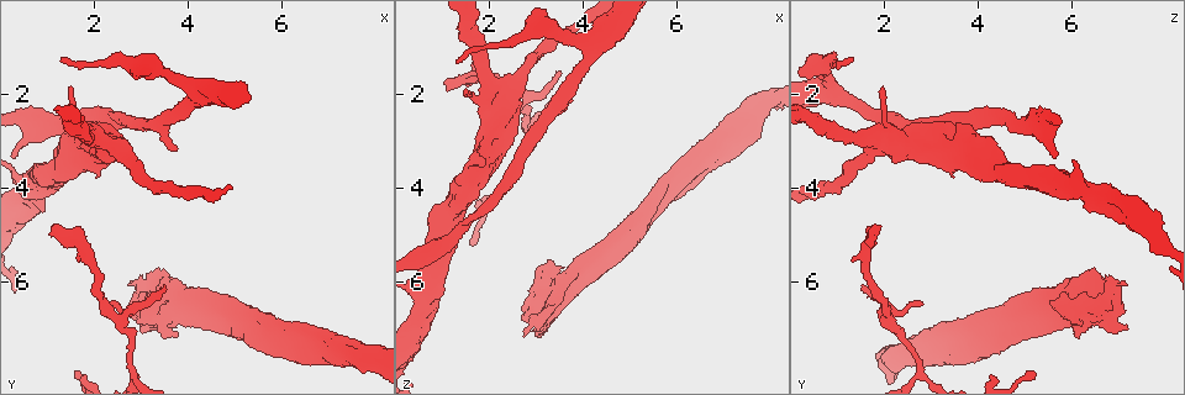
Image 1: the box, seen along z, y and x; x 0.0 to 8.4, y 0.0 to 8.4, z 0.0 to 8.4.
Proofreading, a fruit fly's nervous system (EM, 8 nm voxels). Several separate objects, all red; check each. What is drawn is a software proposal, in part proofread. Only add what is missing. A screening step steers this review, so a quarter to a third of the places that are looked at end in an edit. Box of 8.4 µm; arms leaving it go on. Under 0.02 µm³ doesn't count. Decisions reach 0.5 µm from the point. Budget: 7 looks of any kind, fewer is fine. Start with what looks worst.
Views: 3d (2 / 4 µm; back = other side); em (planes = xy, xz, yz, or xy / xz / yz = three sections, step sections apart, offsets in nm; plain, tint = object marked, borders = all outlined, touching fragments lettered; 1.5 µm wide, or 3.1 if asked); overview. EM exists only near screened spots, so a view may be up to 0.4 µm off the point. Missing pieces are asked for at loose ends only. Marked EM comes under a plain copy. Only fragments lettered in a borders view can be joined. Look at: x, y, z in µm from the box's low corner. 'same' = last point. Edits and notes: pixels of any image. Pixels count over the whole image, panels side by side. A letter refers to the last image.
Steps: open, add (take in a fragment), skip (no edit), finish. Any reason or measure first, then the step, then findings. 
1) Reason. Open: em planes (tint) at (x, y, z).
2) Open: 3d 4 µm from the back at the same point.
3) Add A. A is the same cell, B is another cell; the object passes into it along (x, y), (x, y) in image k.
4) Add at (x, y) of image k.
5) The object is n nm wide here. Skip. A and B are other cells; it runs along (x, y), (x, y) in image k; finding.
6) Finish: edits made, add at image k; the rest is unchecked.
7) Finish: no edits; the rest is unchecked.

Free end. Open: em yz step 4 (tint) at (1.10, 4.75, 2.00).

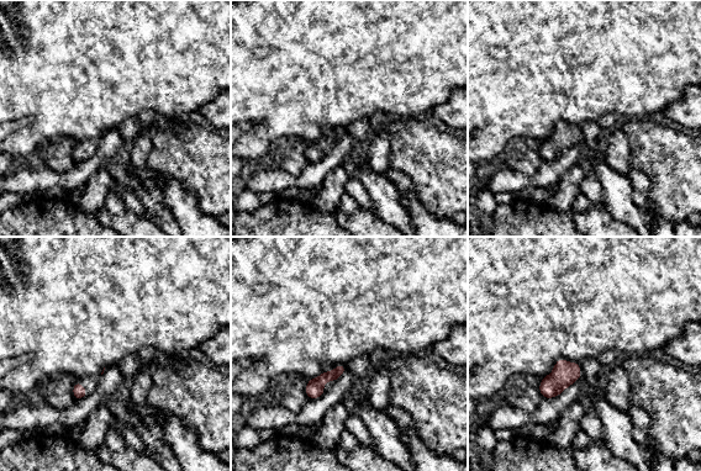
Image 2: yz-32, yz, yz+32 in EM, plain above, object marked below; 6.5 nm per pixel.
Open: em planes (borders) at the same point.

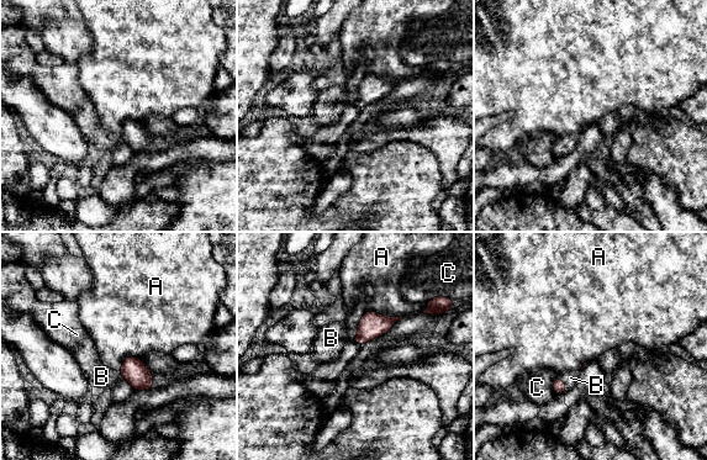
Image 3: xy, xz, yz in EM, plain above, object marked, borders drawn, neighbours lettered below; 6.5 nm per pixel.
Add B. B is the same cell, A and C are other cells; the object passes into it along (559, 386), (564, 382), (570, 377) in image 3; it goes on there.

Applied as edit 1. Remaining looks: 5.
Thick end. Open: 3d 4 µm at (3.65, 7.20, 6.15).

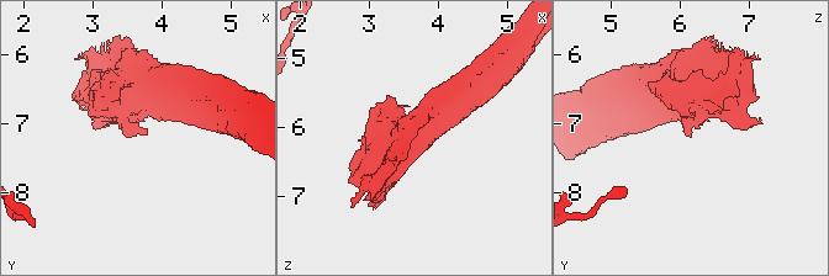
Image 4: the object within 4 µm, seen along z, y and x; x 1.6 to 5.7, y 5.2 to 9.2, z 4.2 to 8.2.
Now the EM. Open: em xz step 4 (tint) at (3.60, 7.20, 6.10).

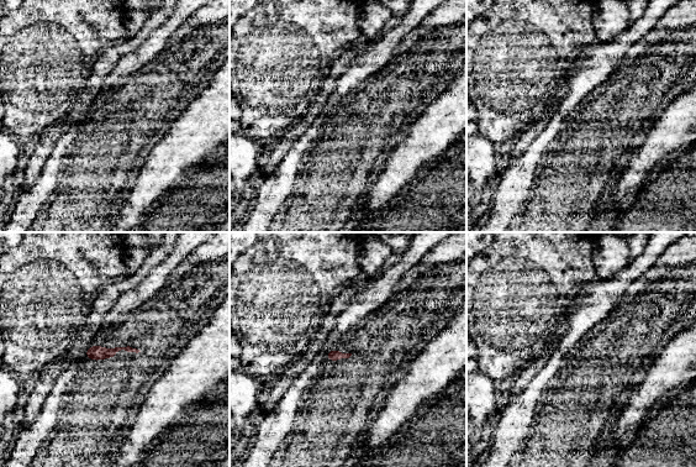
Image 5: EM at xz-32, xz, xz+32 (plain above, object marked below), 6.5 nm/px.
Cut it another way. Open: em planes (borders) at the same point.

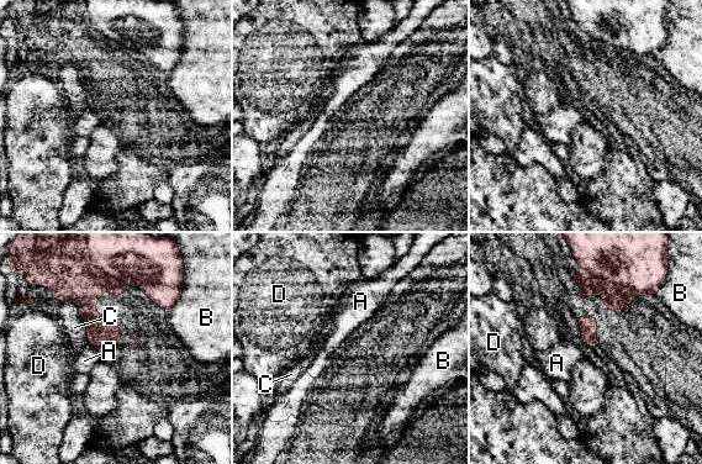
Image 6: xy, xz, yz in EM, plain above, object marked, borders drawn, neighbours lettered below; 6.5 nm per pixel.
Skip. A, B, C and D are other cells; no lettered fragment goes on from it.

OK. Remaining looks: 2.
Finish: edits made, add at image 3; the rest is unchecked.

